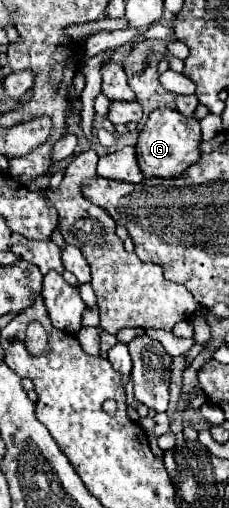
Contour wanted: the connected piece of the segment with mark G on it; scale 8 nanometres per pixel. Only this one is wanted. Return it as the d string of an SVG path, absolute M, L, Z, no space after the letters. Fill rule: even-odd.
M157 108L149 114L143 130L139 132L137 140L137 158L143 174L147 178L167 178L175 174L183 174L191 162L199 160L199 144L201 144L201 130L199 120L183 116L179 110L173 108Z

